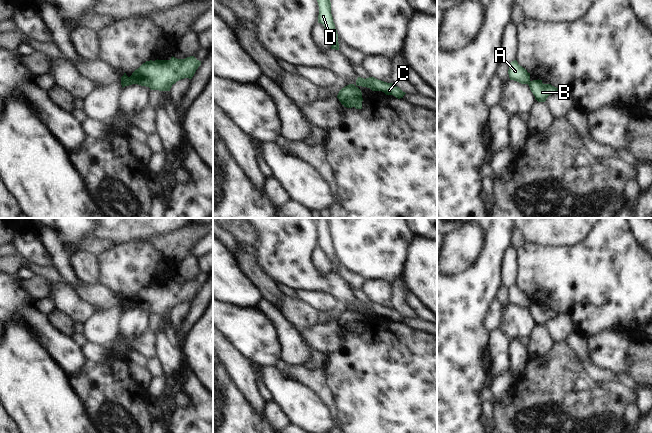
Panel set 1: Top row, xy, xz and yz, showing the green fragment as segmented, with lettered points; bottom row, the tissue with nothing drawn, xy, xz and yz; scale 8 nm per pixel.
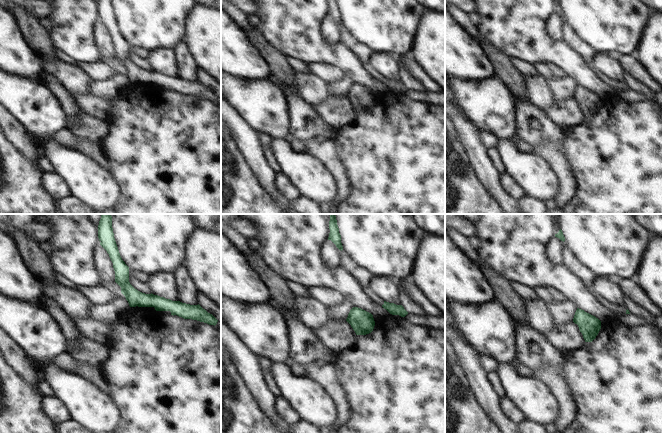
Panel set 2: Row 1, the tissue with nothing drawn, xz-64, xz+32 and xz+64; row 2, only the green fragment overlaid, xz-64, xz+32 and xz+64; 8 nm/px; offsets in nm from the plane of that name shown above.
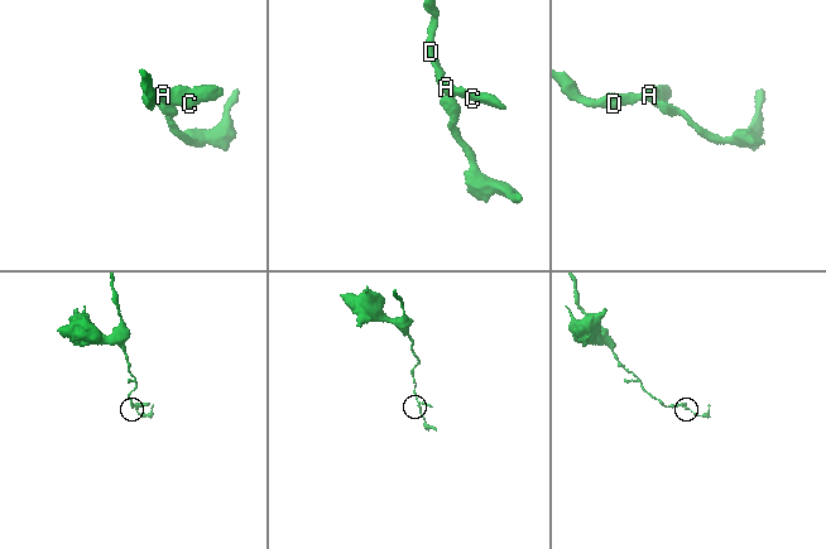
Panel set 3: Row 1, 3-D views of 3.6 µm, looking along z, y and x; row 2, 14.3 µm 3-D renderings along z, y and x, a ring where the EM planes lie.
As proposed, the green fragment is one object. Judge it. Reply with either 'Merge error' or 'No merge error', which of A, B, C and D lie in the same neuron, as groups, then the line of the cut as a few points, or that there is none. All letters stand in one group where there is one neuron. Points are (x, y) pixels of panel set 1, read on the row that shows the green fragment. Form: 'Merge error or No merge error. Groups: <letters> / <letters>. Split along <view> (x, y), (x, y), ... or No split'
Merge error. Groups: A C D / B. Split along yz (530, 81), (528, 84).

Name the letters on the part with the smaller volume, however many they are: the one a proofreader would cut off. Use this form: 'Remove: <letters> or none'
Remove: B

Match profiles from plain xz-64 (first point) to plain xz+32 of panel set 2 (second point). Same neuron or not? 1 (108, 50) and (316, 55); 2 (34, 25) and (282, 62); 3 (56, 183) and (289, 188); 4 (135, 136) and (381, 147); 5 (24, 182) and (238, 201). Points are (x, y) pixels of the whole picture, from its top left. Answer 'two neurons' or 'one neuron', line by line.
1: two neurons
2: one neuron
3: one neuron
4: one neuron
5: one neuron

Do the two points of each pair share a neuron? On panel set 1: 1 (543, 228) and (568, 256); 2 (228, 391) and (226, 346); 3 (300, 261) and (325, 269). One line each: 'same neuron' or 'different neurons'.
1: different neurons
2: different neurons
3: different neurons

